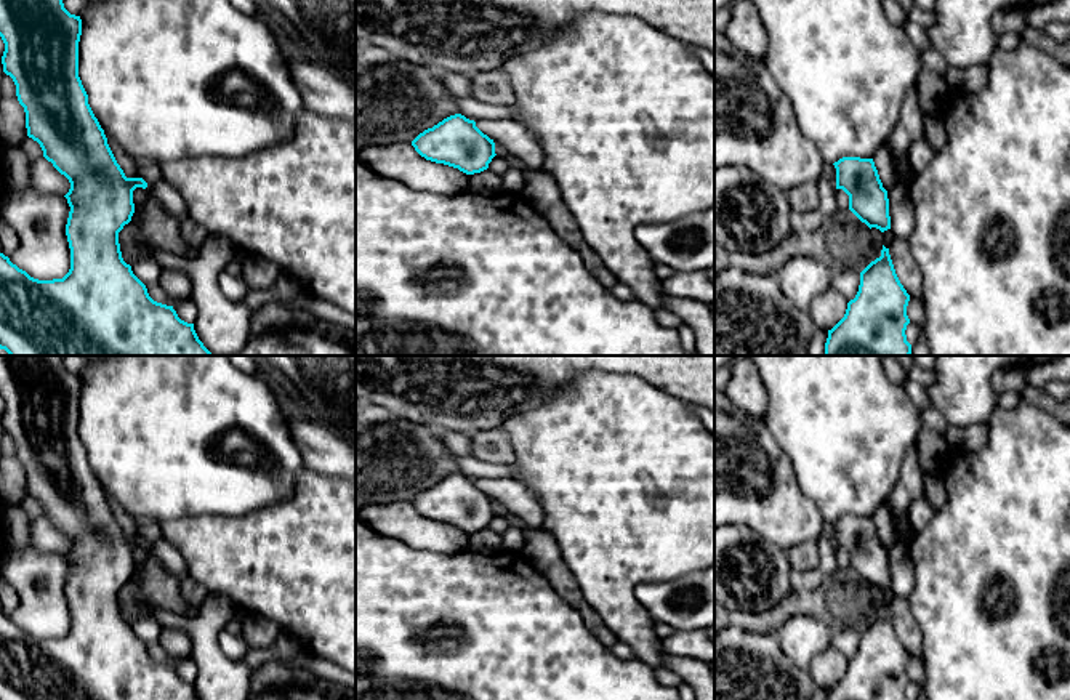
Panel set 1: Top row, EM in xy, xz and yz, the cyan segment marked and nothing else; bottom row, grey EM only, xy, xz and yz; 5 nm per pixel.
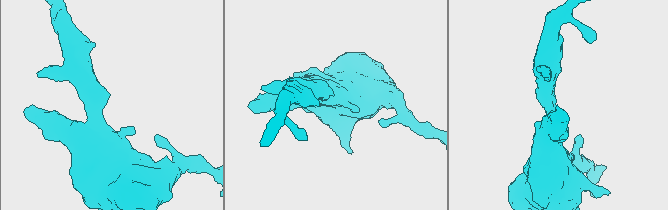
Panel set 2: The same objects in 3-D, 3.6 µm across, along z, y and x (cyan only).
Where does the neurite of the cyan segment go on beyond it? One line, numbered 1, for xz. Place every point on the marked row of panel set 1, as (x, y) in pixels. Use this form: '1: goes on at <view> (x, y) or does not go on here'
1: does not go on here

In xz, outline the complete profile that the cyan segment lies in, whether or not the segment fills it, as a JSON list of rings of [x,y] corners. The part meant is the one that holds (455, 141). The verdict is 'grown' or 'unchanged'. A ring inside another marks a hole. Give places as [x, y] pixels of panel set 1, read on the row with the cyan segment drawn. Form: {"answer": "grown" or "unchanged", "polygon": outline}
{"answer": "unchanged", "polygon": [[[461,114],[450,115],[420,133],[412,146],[426,160],[444,163],[466,175],[481,173],[497,155],[495,143],[474,120]]]}

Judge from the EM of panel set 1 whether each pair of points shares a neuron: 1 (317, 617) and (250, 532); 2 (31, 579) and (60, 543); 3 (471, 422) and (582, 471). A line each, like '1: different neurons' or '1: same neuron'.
1: same neuron
2: different neurons
3: different neurons

